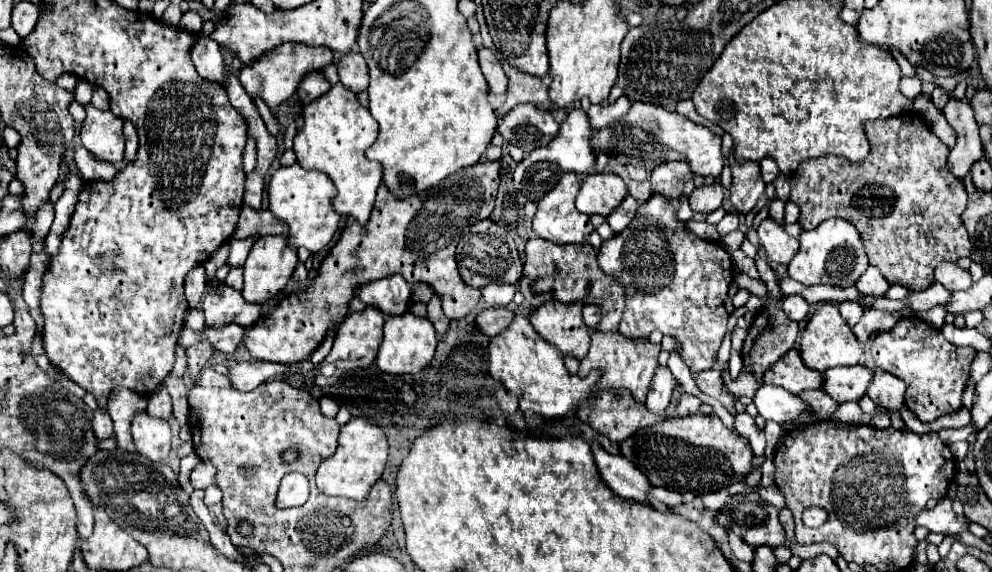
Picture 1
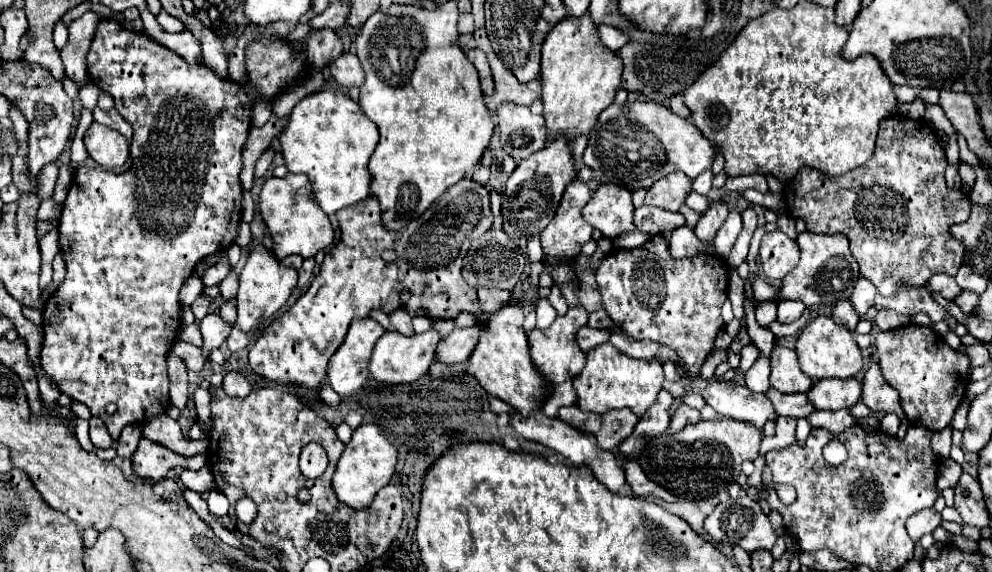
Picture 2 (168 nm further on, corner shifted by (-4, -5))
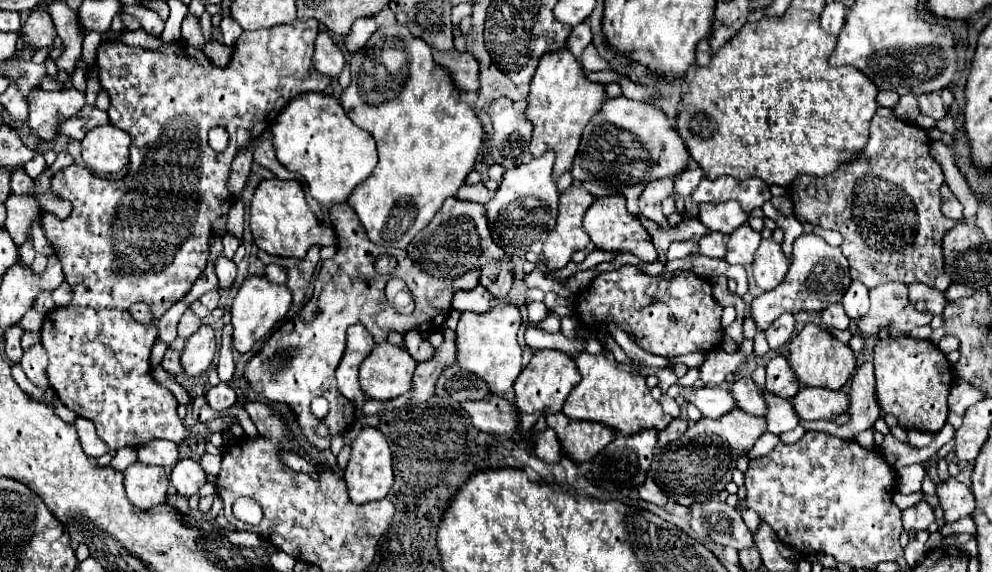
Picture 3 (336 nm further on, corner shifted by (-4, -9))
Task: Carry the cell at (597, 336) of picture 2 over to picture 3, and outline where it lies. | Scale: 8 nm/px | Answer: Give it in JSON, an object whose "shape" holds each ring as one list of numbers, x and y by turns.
{"shape":[[532,323,529,324,524,333,524,341,534,351,538,351,538,349,560,349,568,355,574,355,576,351,584,351,582,341,574,341,574,339,564,337,562,332,550,334]]}

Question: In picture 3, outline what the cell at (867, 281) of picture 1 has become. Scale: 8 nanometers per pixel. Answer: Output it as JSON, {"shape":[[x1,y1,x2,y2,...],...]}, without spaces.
{"shape":[[852,281,842,297,842,307,844,307,846,315,852,321,856,321,860,315,864,315,868,311,868,289,862,283]]}

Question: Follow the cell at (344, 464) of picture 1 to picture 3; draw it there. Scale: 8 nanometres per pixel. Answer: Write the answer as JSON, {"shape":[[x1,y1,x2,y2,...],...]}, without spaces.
{"shape":[[364,425,352,445,350,461,344,471,344,481,348,485,350,499,354,503,370,503,370,501,380,501,388,495,392,483,394,483,394,473,392,473,392,453,388,447,388,441,382,431,376,427]]}

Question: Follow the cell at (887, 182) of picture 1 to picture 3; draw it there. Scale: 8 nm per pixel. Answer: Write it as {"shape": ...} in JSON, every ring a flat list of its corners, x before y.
{"shape":[[874,115,870,121,870,137,862,149,862,155,846,165,840,165,828,177,810,177,798,175,790,189,794,211,798,219,808,221,810,225,818,225,824,229,834,229,842,233,842,253,850,263,850,277,860,281,868,289,882,283,926,283,936,287,938,291,946,291,950,287,950,279,942,267,942,237,956,225,956,221,948,219,940,211,940,185,944,183,944,173,940,165,930,157,928,151,928,135,924,129,900,121,896,117,878,117]]}

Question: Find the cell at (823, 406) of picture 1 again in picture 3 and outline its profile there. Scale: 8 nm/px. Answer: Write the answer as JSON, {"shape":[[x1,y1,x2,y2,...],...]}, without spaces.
{"shape":[[742,377,742,379,734,381,730,391,732,391,734,403,740,409,754,413,754,415,766,415,766,403,764,403,762,391,754,385,752,377]]}

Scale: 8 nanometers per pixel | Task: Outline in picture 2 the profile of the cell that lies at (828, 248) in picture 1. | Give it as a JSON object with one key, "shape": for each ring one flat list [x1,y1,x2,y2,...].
{"shape":[[804,231,798,235,796,243,800,247,800,263,784,277,780,287,780,299,798,299,806,307,850,299,852,287,860,277,860,271,856,267,858,265,856,259,852,257,848,237,842,233,820,235,820,233]]}

